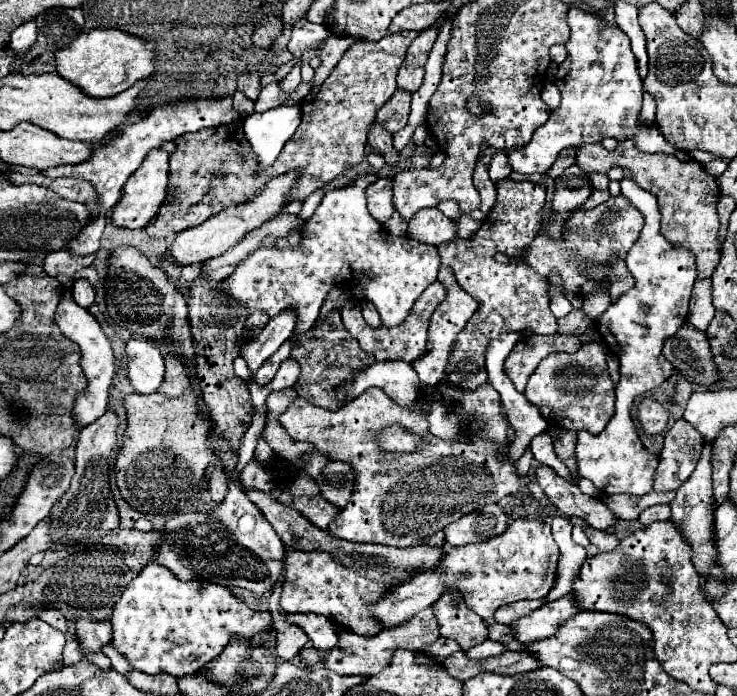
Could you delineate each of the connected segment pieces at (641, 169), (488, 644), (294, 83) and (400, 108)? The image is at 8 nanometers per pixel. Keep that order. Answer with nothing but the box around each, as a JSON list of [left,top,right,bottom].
[[577,140,721,278],[465,640,506,660],[279,66,301,96],[377,90,411,134]]

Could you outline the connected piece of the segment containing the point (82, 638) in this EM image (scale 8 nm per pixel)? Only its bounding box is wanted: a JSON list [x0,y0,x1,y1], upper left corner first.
[75,620,111,660]

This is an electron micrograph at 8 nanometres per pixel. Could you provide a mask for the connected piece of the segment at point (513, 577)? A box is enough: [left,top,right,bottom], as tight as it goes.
[367,520,559,630]

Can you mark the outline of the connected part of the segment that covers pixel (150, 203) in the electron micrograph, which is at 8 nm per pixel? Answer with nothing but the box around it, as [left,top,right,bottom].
[113,150,169,228]

